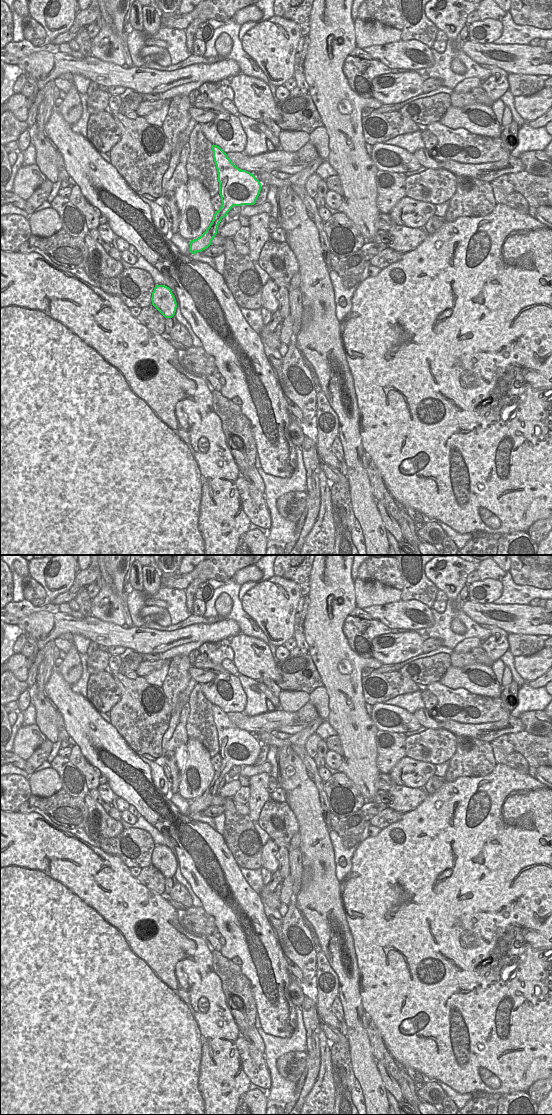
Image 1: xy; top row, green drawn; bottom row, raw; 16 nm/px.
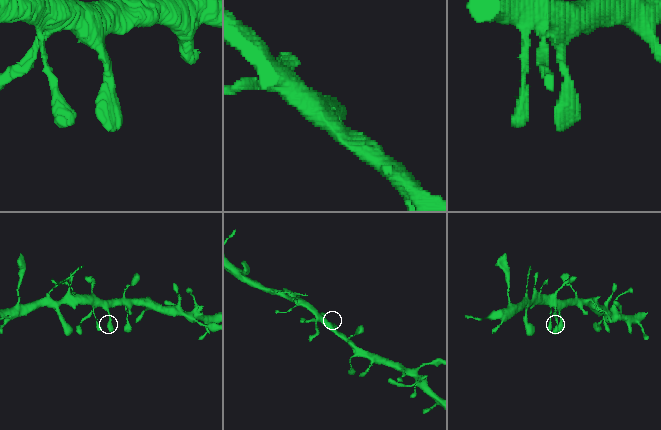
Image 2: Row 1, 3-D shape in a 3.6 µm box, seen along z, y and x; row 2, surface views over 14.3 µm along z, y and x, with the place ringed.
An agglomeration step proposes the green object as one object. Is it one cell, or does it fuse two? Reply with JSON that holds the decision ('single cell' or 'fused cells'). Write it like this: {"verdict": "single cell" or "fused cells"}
{"verdict": "single cell"}

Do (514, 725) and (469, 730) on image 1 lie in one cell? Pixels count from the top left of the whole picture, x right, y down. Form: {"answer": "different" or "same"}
{"answer": "same"}

